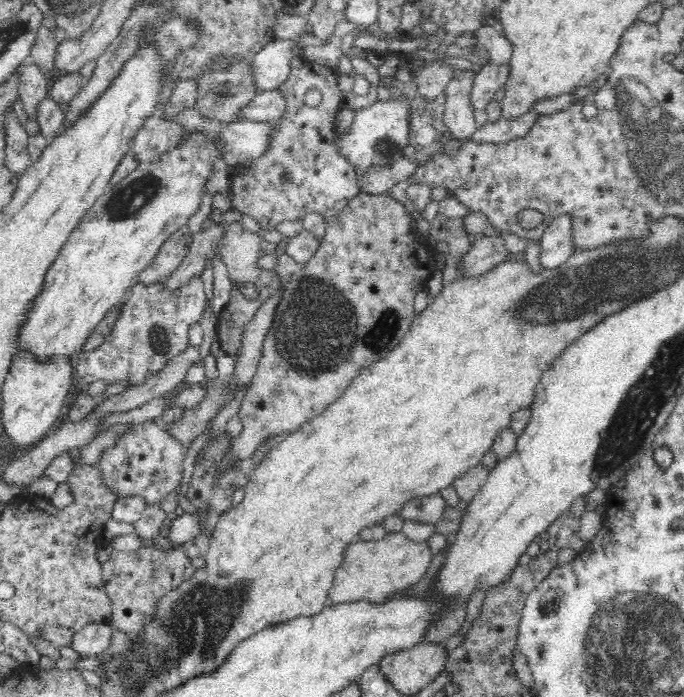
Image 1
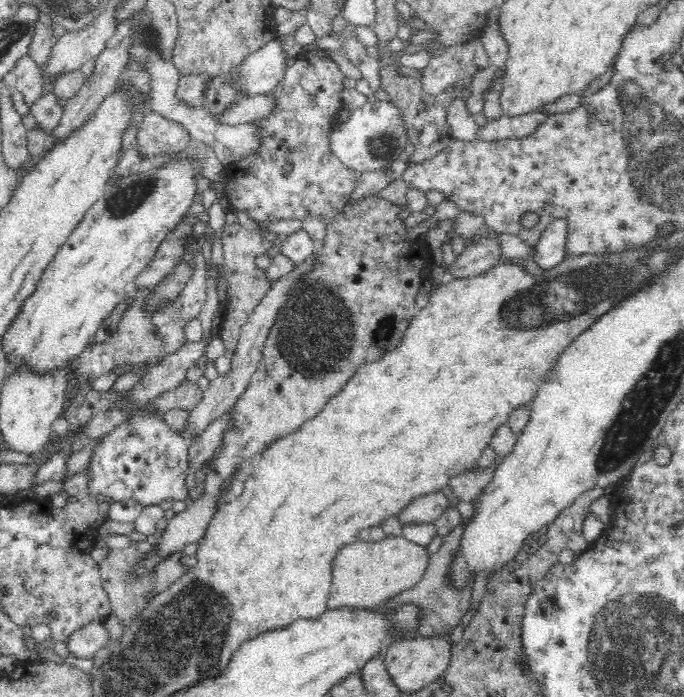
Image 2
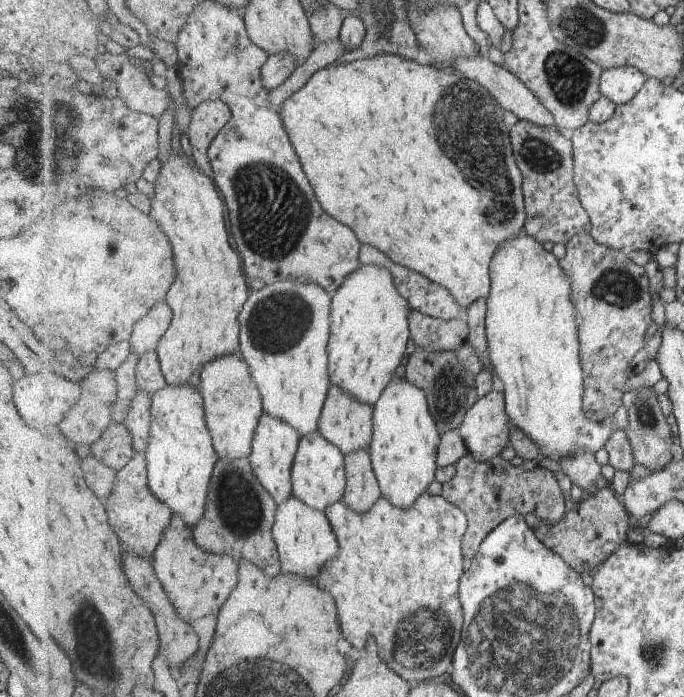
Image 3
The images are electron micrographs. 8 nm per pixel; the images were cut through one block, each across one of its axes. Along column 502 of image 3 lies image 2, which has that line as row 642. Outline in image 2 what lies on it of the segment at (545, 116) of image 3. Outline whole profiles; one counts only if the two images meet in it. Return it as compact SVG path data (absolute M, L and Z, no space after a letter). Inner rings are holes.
M102 622L85 624L68 636L68 650L76 658L92 658L108 642L108 635Z

